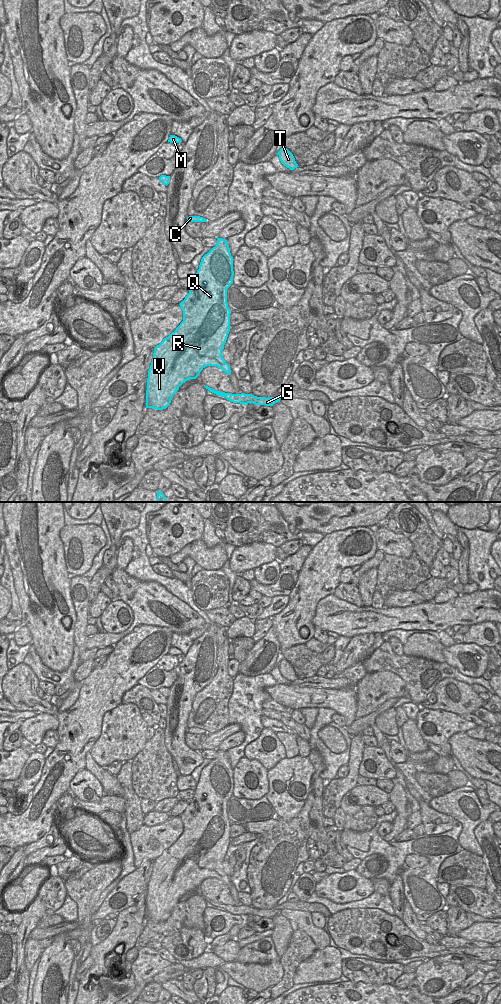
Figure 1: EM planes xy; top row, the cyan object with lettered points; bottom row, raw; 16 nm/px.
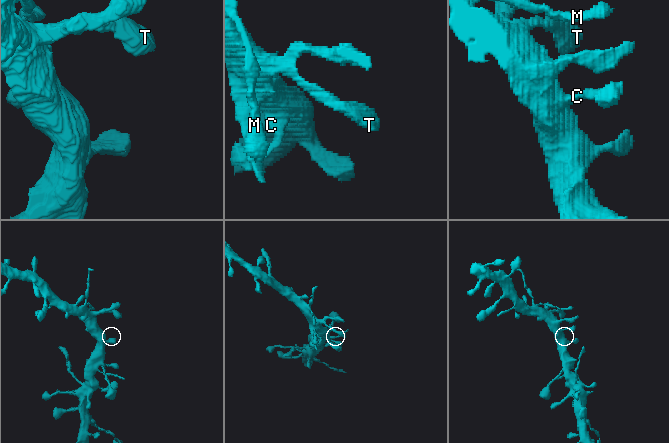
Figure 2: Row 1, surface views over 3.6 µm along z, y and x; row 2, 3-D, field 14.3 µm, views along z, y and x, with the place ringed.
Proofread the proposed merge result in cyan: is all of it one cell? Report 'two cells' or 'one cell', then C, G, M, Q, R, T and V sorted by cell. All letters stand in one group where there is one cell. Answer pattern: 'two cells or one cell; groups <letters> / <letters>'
one cell; groups C G M Q R T V

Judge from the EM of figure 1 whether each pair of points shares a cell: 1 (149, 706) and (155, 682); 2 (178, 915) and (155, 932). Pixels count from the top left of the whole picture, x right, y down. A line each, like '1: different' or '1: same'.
1: different
2: same

